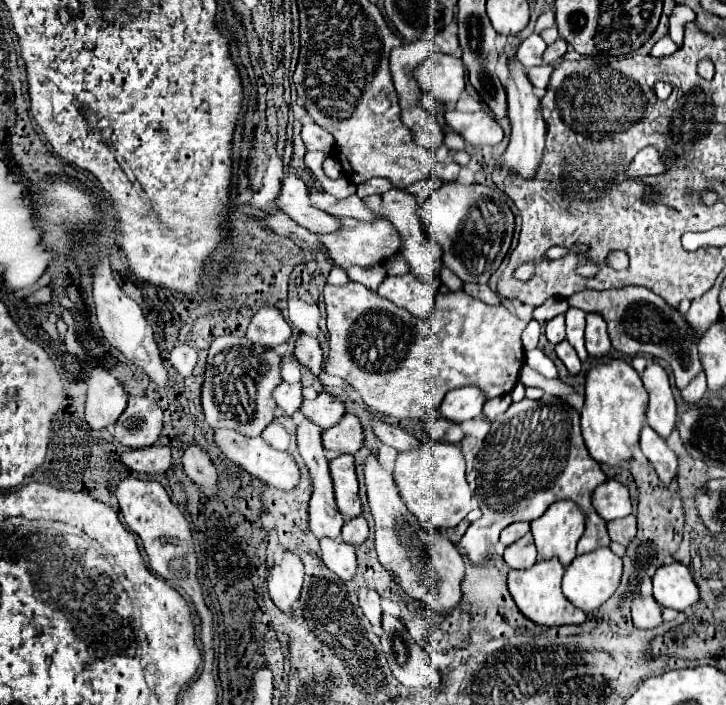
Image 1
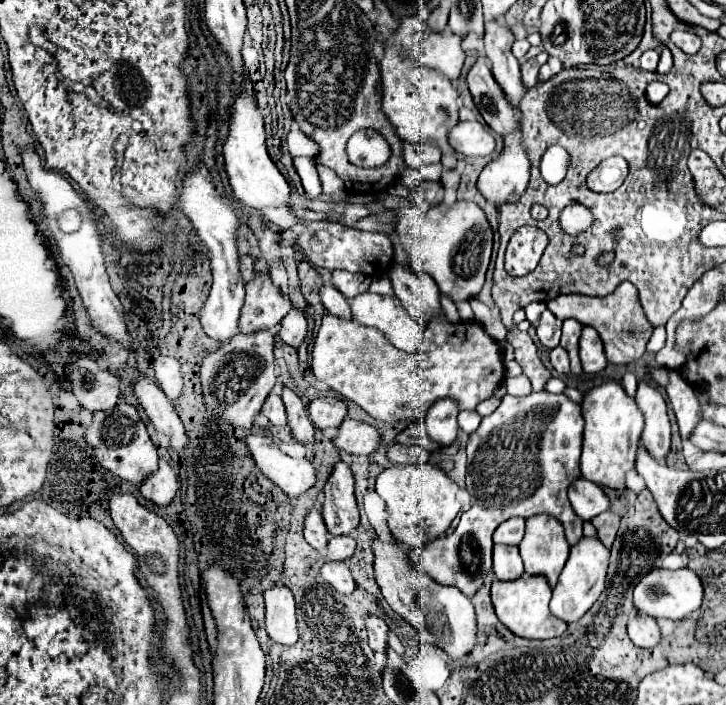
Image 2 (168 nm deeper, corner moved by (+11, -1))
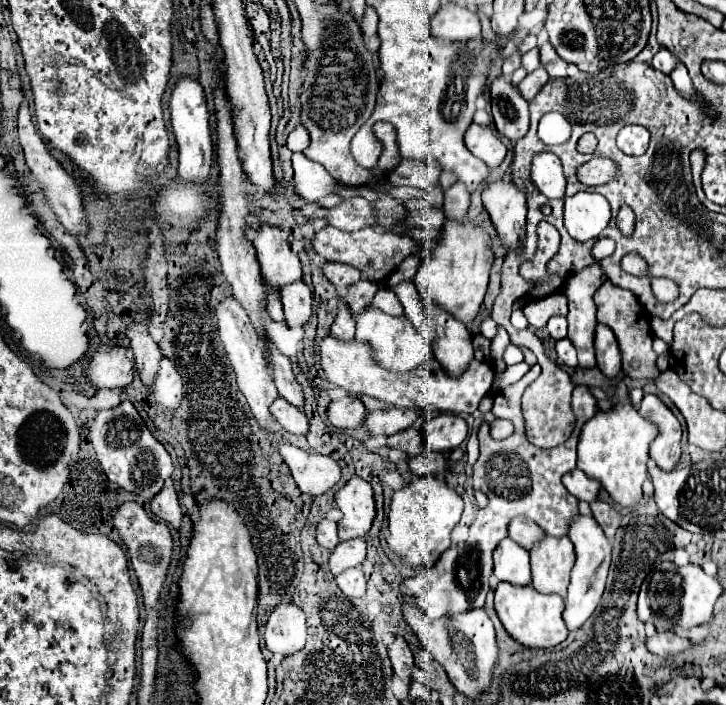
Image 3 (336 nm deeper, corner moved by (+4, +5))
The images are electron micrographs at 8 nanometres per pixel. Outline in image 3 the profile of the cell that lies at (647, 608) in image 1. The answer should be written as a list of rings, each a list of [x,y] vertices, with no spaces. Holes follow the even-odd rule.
[[[660,631],[660,633],[652,635],[652,637],[648,637],[646,645],[648,645],[648,651],[652,651],[658,657],[674,657],[674,655],[690,649],[692,641],[682,639],[672,631],[668,631],[668,633]]]

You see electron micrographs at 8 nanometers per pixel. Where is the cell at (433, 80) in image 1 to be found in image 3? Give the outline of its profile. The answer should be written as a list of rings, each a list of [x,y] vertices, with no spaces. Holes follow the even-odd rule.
[[[444,1],[440,9],[432,15],[432,31],[436,37],[448,41],[468,41],[480,37],[480,19],[468,7],[452,1]]]

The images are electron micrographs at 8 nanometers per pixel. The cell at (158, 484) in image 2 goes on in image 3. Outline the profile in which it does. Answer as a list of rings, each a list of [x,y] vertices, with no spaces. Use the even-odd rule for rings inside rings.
[[[168,481],[164,485],[164,491],[158,493],[152,501],[150,501],[150,509],[152,513],[166,521],[170,527],[174,527],[176,531],[180,529],[180,523],[182,523],[182,511],[180,511],[180,503],[178,503],[178,495],[172,487],[172,481]]]

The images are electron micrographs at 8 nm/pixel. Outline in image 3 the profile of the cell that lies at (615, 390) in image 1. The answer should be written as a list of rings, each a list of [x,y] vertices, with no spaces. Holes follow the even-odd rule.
[[[624,383],[618,385],[618,403],[612,413],[598,413],[592,417],[580,433],[578,441],[578,469],[588,477],[600,481],[602,489],[622,507],[634,507],[642,499],[642,483],[648,479],[648,447],[656,439],[658,429],[640,417],[638,409],[628,403],[628,389]]]

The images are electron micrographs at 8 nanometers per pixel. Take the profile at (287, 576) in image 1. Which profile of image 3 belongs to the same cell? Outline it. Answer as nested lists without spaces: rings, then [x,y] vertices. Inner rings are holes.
[[[284,603],[274,609],[266,623],[264,641],[268,651],[290,657],[306,645],[306,617],[294,603]]]

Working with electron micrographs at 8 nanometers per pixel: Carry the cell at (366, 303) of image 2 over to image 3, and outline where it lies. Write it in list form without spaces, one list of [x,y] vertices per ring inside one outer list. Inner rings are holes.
[[[368,307],[360,317],[356,317],[356,341],[366,343],[372,351],[372,359],[394,373],[408,373],[420,367],[424,361],[430,361],[434,353],[430,351],[428,341],[412,327],[406,317],[390,317],[376,307]]]

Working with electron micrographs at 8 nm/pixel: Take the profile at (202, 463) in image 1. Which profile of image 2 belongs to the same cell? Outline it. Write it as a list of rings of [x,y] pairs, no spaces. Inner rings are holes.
[[[139,377],[135,383],[135,395],[137,395],[141,407],[145,409],[147,417],[155,425],[155,429],[159,433],[167,435],[169,447],[181,455],[187,449],[189,439],[187,439],[187,433],[185,433],[185,427],[183,427],[179,415],[173,409],[173,403],[169,403],[169,399],[161,391],[161,387],[157,387],[149,379]]]

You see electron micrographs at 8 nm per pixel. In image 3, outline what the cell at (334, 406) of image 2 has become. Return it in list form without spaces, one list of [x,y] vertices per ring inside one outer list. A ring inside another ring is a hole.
[[[344,397],[340,401],[332,401],[328,407],[328,419],[338,429],[356,429],[364,425],[366,407],[358,397]]]

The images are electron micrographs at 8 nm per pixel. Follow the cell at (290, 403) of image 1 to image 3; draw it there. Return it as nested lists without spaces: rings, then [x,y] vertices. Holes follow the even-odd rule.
[[[278,397],[272,403],[270,413],[276,417],[280,427],[286,429],[288,433],[294,433],[294,435],[306,435],[308,433],[308,417],[304,415],[304,411],[292,407],[286,399]]]

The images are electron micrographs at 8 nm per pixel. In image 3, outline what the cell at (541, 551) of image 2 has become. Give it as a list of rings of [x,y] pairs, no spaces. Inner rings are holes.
[[[544,537],[544,541],[530,551],[530,563],[532,587],[536,587],[536,591],[566,597],[570,569],[574,565],[574,545],[568,537]]]

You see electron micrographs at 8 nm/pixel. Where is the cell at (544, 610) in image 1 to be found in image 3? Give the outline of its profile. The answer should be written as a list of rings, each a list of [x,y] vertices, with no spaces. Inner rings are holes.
[[[498,583],[494,605],[496,605],[496,615],[504,625],[504,629],[508,631],[508,635],[528,649],[556,647],[568,637],[568,629],[562,619],[564,599],[558,595],[542,595],[532,585],[518,587],[508,583]]]

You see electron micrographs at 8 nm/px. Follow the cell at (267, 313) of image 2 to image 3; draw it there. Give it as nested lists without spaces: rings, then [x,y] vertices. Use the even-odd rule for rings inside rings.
[[[262,223],[252,243],[256,247],[256,257],[264,277],[268,277],[276,289],[302,279],[300,259],[296,253],[292,253],[286,231]]]

